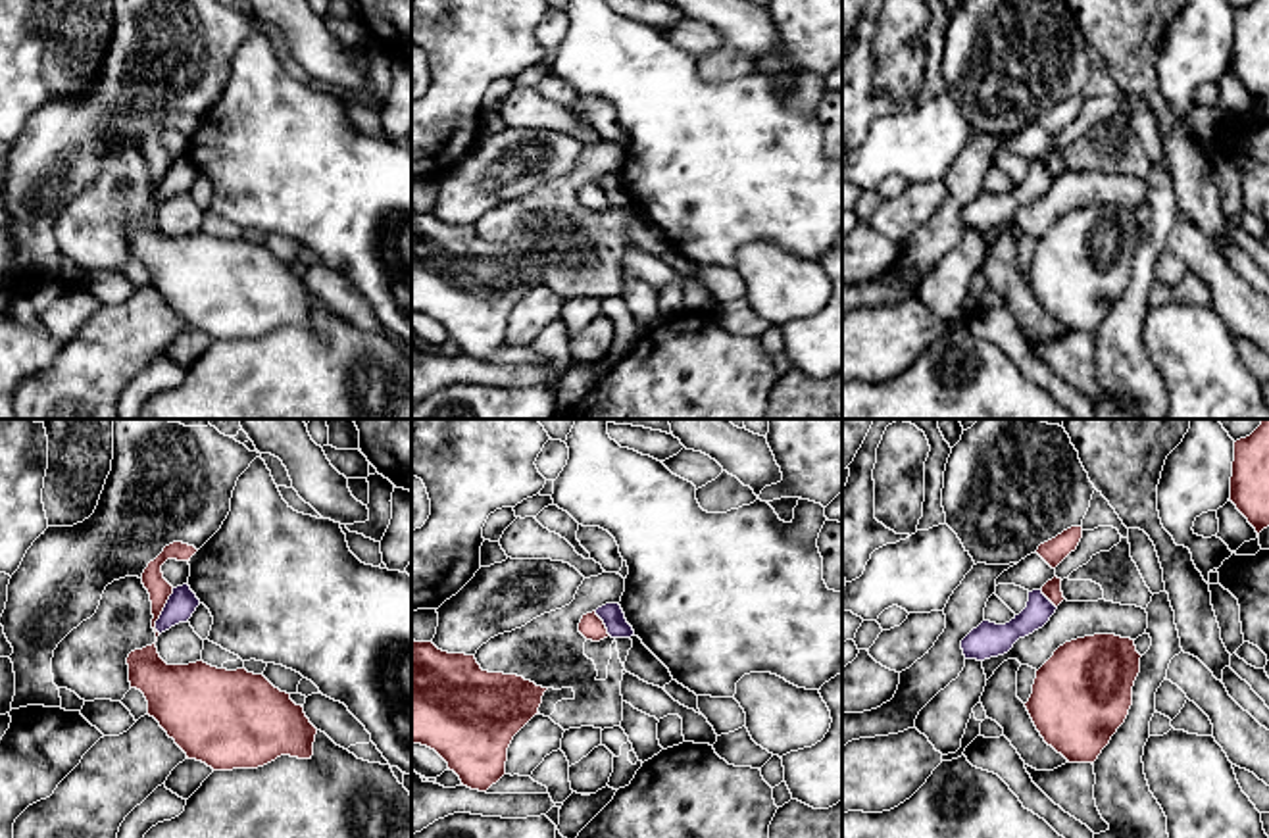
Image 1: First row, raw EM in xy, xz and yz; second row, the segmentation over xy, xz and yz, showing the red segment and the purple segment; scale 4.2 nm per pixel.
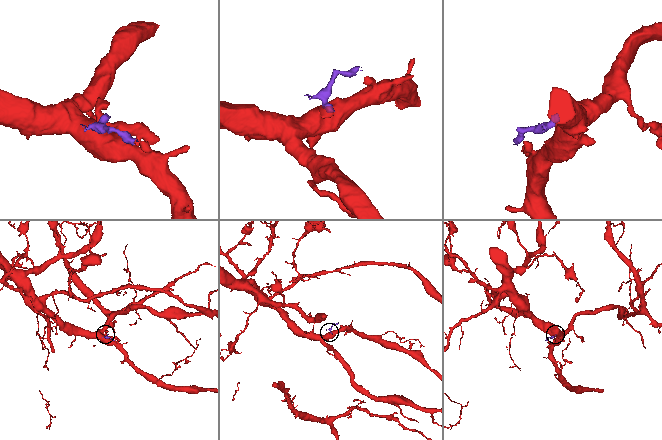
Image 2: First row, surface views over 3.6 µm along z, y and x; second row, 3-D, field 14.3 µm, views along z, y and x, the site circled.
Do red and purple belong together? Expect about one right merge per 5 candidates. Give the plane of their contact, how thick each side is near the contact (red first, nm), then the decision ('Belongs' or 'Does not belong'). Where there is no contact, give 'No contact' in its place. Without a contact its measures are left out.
Touches red in xy. Thickness 150 nm (red) against 120 nm. Does not belong

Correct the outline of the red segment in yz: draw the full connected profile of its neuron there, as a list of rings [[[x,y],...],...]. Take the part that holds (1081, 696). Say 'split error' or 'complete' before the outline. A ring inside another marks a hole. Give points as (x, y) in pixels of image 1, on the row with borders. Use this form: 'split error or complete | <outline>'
complete | [[[1115,634],[1059,646],[1025,703],[1044,742],[1069,763],[1094,763],[1129,715],[1140,657],[1134,640]]]

